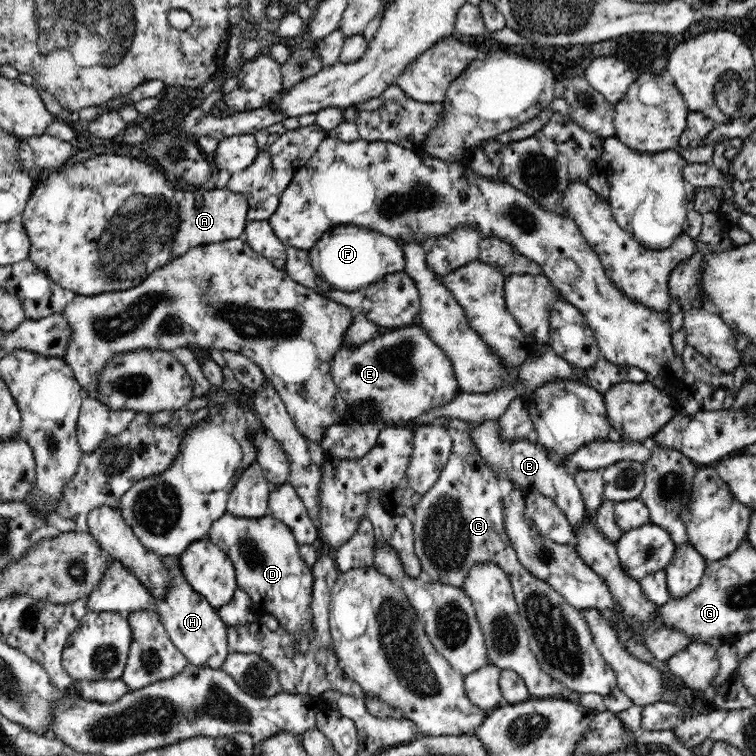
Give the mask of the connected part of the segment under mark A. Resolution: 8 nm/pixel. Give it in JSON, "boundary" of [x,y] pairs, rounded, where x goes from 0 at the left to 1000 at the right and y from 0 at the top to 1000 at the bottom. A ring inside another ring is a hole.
{"boundary":[[[302,249],[262,254],[262,259],[254,253],[246,253],[243,262],[237,267],[238,296],[226,331],[228,341],[235,341],[253,328],[269,323],[323,315],[323,302],[328,295],[325,294],[327,280],[325,259],[310,255]]]}

